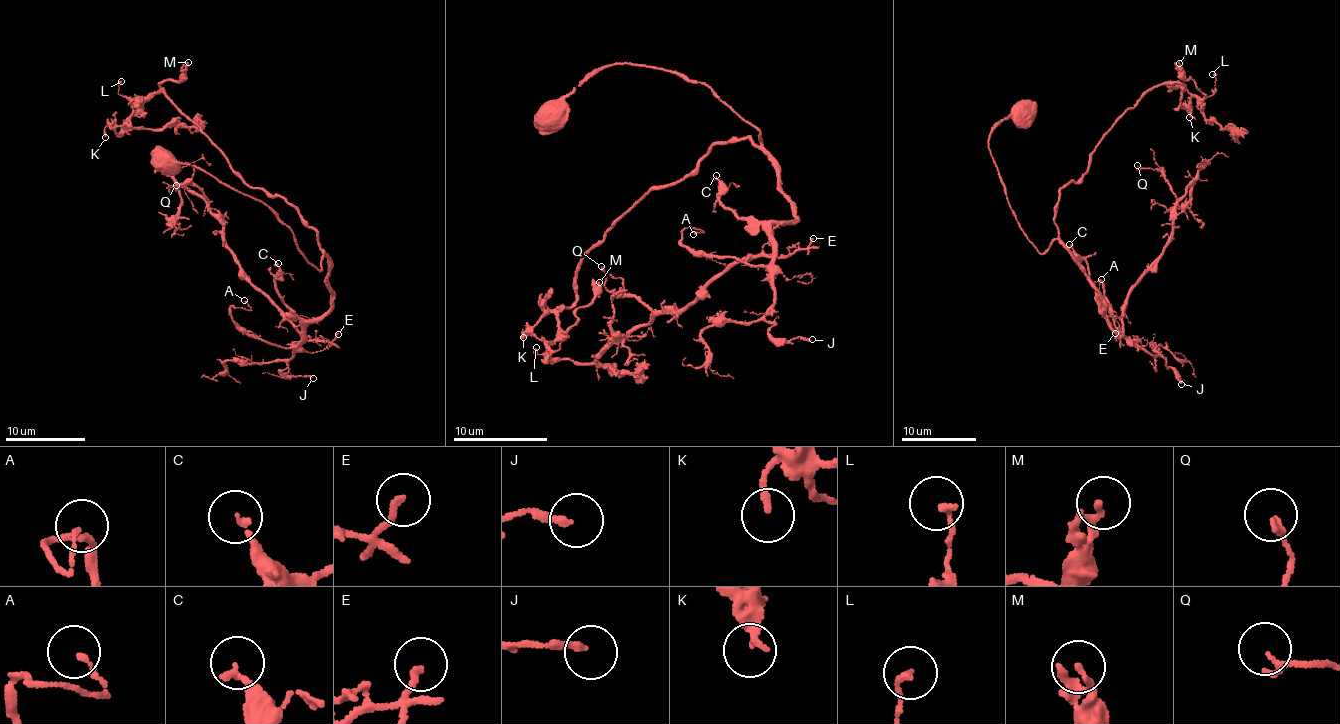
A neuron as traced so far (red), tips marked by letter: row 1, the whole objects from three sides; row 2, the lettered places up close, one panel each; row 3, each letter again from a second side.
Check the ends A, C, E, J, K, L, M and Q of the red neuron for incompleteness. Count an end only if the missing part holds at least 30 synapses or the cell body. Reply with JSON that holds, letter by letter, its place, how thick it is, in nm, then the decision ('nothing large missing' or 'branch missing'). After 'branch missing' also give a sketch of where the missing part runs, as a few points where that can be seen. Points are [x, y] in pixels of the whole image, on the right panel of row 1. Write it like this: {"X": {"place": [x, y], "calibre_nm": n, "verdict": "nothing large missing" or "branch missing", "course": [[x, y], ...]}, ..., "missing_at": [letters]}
{"A": {"place": [1101, 279], "calibre_nm": 120, "verdict": "nothing large missing"}, "C": {"place": [1069, 244], "calibre_nm": 180, "verdict": "nothing large missing"}, "E": {"place": [1115, 333], "calibre_nm": 170, "verdict": "nothing large missing"}, "J": {"place": [1181, 384], "calibre_nm": 200, "verdict": "nothing large missing"}, "K": {"place": [1189, 117], "calibre_nm": 160, "verdict": "nothing large missing"}, "L": {"place": [1212, 74], "calibre_nm": 170, "verdict": "nothing large missing"}, "M": {"place": [1179, 63], "calibre_nm": 170, "verdict": "branch missing"}, "Q": {"place": [1137, 165], "calibre_nm": 160, "verdict": "nothing large missing"}, "missing_at": ["M"]}

